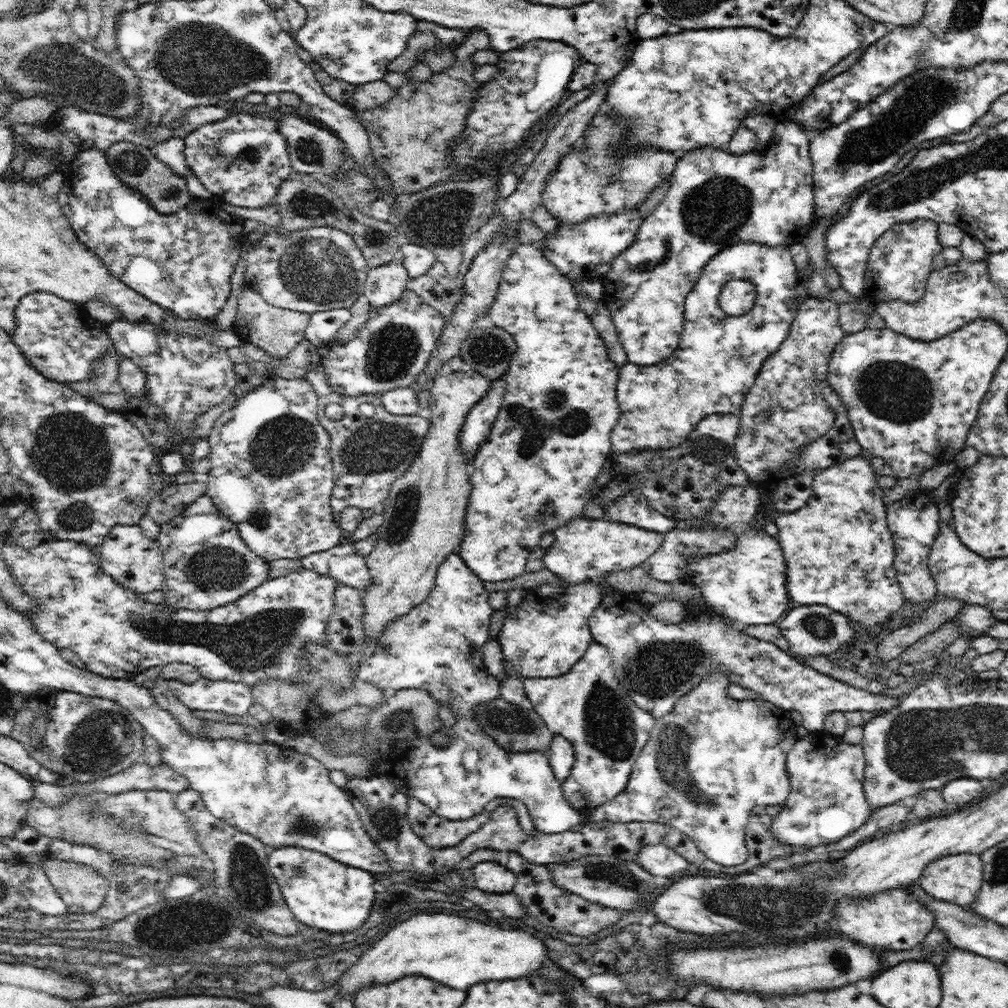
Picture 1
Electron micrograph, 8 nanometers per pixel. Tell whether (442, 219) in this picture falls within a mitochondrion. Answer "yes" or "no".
yes

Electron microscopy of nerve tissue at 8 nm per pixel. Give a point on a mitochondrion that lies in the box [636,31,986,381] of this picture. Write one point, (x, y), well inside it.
(923, 97)

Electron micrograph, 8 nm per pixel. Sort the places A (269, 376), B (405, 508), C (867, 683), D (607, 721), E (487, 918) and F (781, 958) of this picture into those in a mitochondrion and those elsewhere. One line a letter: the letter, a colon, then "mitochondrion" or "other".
A: other
B: mitochondrion
C: other
D: mitochondrion
E: other
F: other

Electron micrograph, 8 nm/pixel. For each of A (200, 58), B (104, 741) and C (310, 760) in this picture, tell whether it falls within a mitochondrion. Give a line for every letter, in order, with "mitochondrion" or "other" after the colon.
A: mitochondrion
B: mitochondrion
C: other

